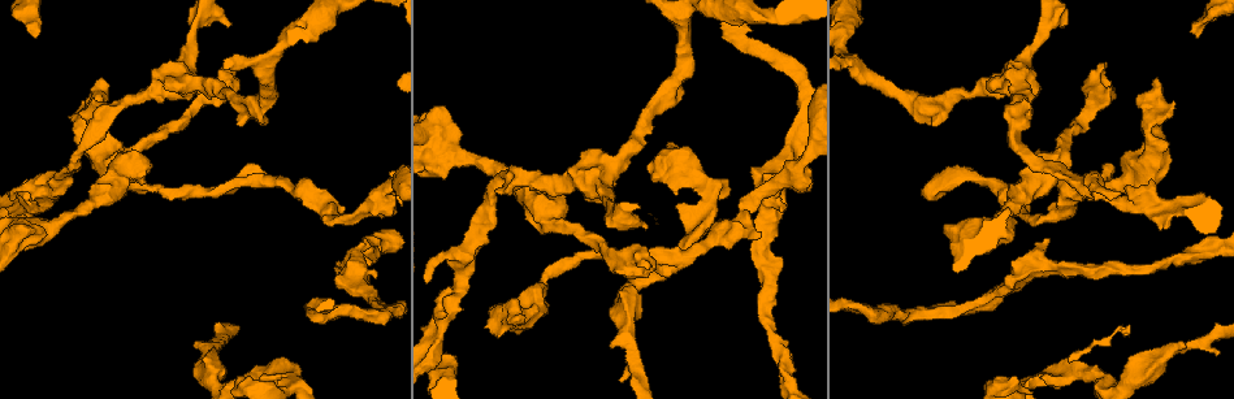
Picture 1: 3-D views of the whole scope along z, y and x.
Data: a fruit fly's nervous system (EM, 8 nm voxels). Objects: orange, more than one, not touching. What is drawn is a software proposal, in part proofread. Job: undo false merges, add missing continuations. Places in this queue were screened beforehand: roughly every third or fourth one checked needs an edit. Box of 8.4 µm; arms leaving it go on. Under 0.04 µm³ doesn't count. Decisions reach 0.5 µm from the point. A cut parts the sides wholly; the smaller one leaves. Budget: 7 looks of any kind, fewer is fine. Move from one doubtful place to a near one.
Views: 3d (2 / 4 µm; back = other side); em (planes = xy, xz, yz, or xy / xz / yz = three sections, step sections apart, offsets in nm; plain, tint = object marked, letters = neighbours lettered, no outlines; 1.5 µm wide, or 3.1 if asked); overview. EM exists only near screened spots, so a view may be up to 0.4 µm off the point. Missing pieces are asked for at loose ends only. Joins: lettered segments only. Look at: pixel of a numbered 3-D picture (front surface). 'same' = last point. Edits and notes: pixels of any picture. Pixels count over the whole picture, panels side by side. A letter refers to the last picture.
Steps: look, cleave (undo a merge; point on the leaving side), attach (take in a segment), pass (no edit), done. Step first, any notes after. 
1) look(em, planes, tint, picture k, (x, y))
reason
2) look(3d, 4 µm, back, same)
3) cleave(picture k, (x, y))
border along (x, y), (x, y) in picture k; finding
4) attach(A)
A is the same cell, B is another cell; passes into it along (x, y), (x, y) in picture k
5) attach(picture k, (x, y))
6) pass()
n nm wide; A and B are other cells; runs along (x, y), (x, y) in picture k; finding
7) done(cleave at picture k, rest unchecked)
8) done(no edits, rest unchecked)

look(3d, 2 µm, picture 1, (151, 70))
stops while still wide

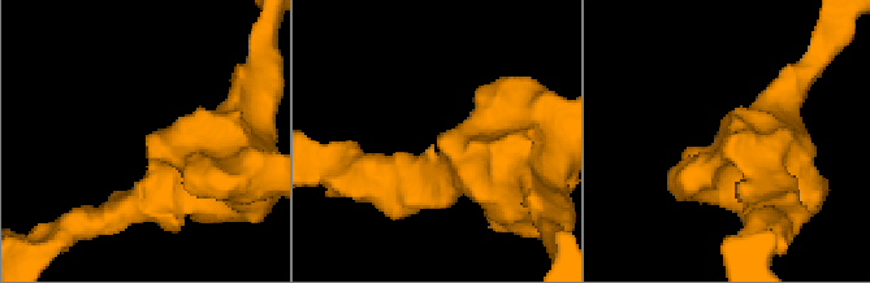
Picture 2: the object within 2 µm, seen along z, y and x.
look(em, xz, step 8, tint, picture 2, (728, 134))

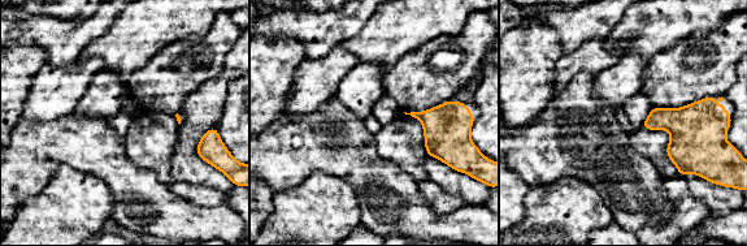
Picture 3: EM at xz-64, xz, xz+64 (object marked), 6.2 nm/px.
look(em, planes, letters, same)

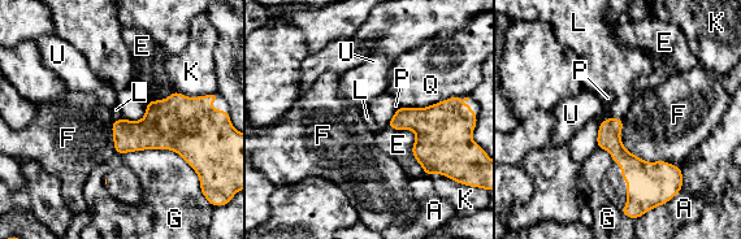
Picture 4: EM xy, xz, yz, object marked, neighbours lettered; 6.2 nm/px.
pass()
G touches over 500 nm; A, E, F, G, K, L, P, Q and U are other cells; none of them fits

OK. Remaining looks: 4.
look(em, planes, letters, picture 1, (943, 230))
branch stops here

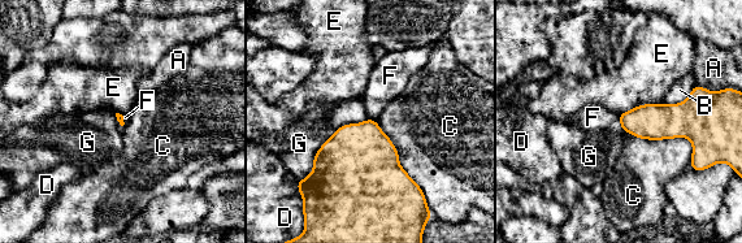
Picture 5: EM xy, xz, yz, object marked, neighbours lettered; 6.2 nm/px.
pass()
G touches over 550 nm; A, B, C, D, E, F and G are other cells; border along (369, 117), (376, 121) in picture 5; no lettered segment goes on from it

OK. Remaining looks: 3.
look(em, planes, letters, picture 1, (1164, 264))
thin neck

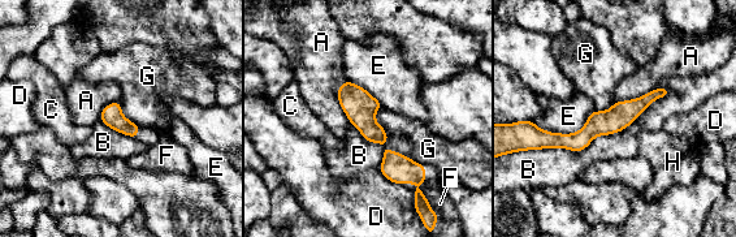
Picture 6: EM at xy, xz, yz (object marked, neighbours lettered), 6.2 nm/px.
pass()
A, B, C, D, E, F, G and H are other cells; continuous, no second neuron

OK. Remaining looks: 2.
done(no edits, rest unchecked)

